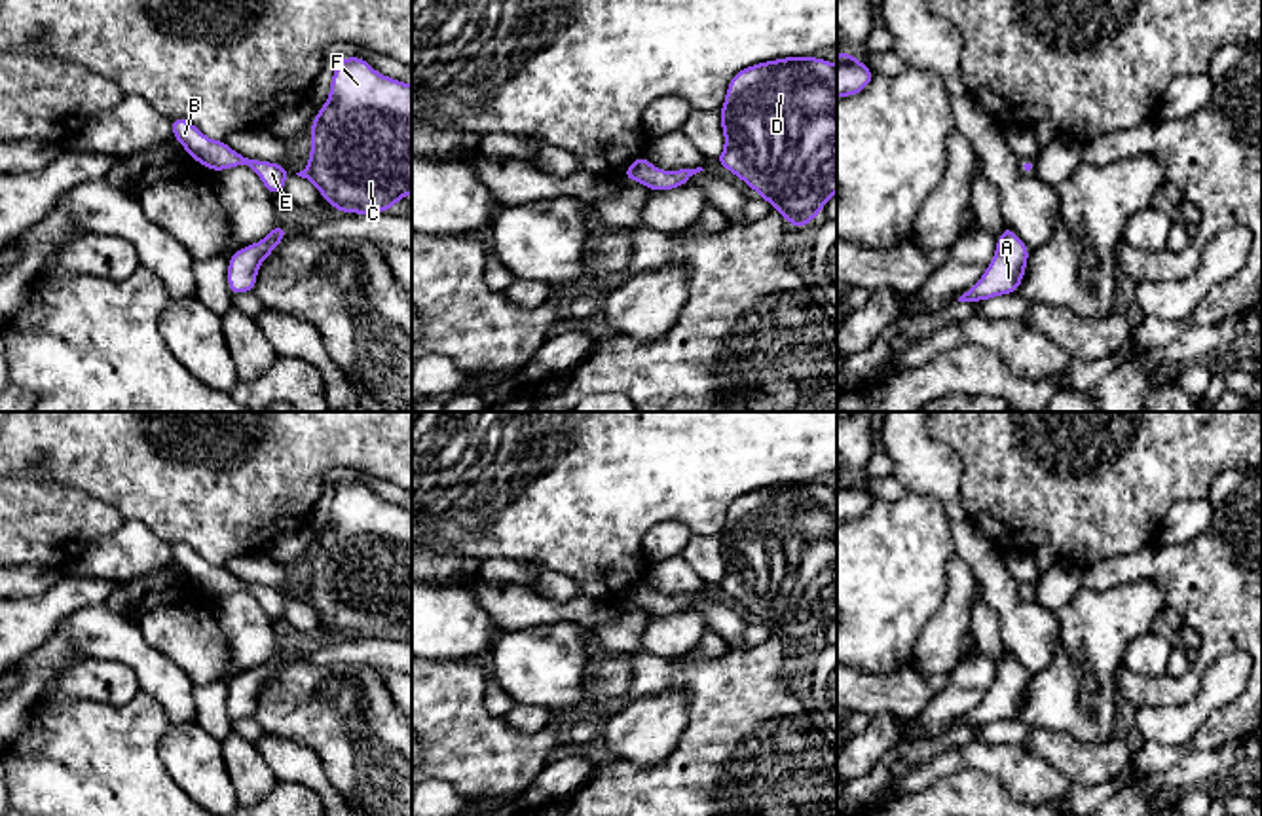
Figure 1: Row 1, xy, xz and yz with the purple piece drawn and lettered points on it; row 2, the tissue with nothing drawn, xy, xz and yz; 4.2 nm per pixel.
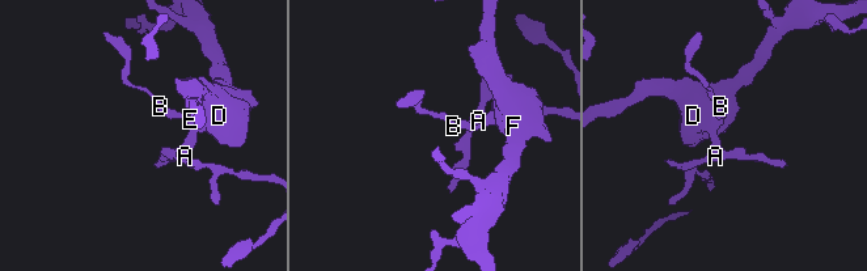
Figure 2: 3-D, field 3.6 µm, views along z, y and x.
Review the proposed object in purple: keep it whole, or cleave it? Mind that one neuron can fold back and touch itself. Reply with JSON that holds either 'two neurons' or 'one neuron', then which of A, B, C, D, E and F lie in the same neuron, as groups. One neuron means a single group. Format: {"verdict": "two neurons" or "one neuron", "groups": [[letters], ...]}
{"verdict": "one neuron", "groups": [["A", "B", "C", "D", "E", "F"]]}

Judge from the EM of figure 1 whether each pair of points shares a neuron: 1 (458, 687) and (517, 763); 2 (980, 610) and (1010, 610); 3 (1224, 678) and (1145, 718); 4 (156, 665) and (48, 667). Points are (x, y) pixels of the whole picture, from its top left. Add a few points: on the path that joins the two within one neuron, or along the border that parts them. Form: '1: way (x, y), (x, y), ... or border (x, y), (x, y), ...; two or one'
1: way (460, 706), (498, 744); one
2: border (978, 581), (1006, 648); two
3: way (1207, 699), (1187, 718), (1166, 718); one
4: way (129, 648), (124, 644), (74, 644); one

